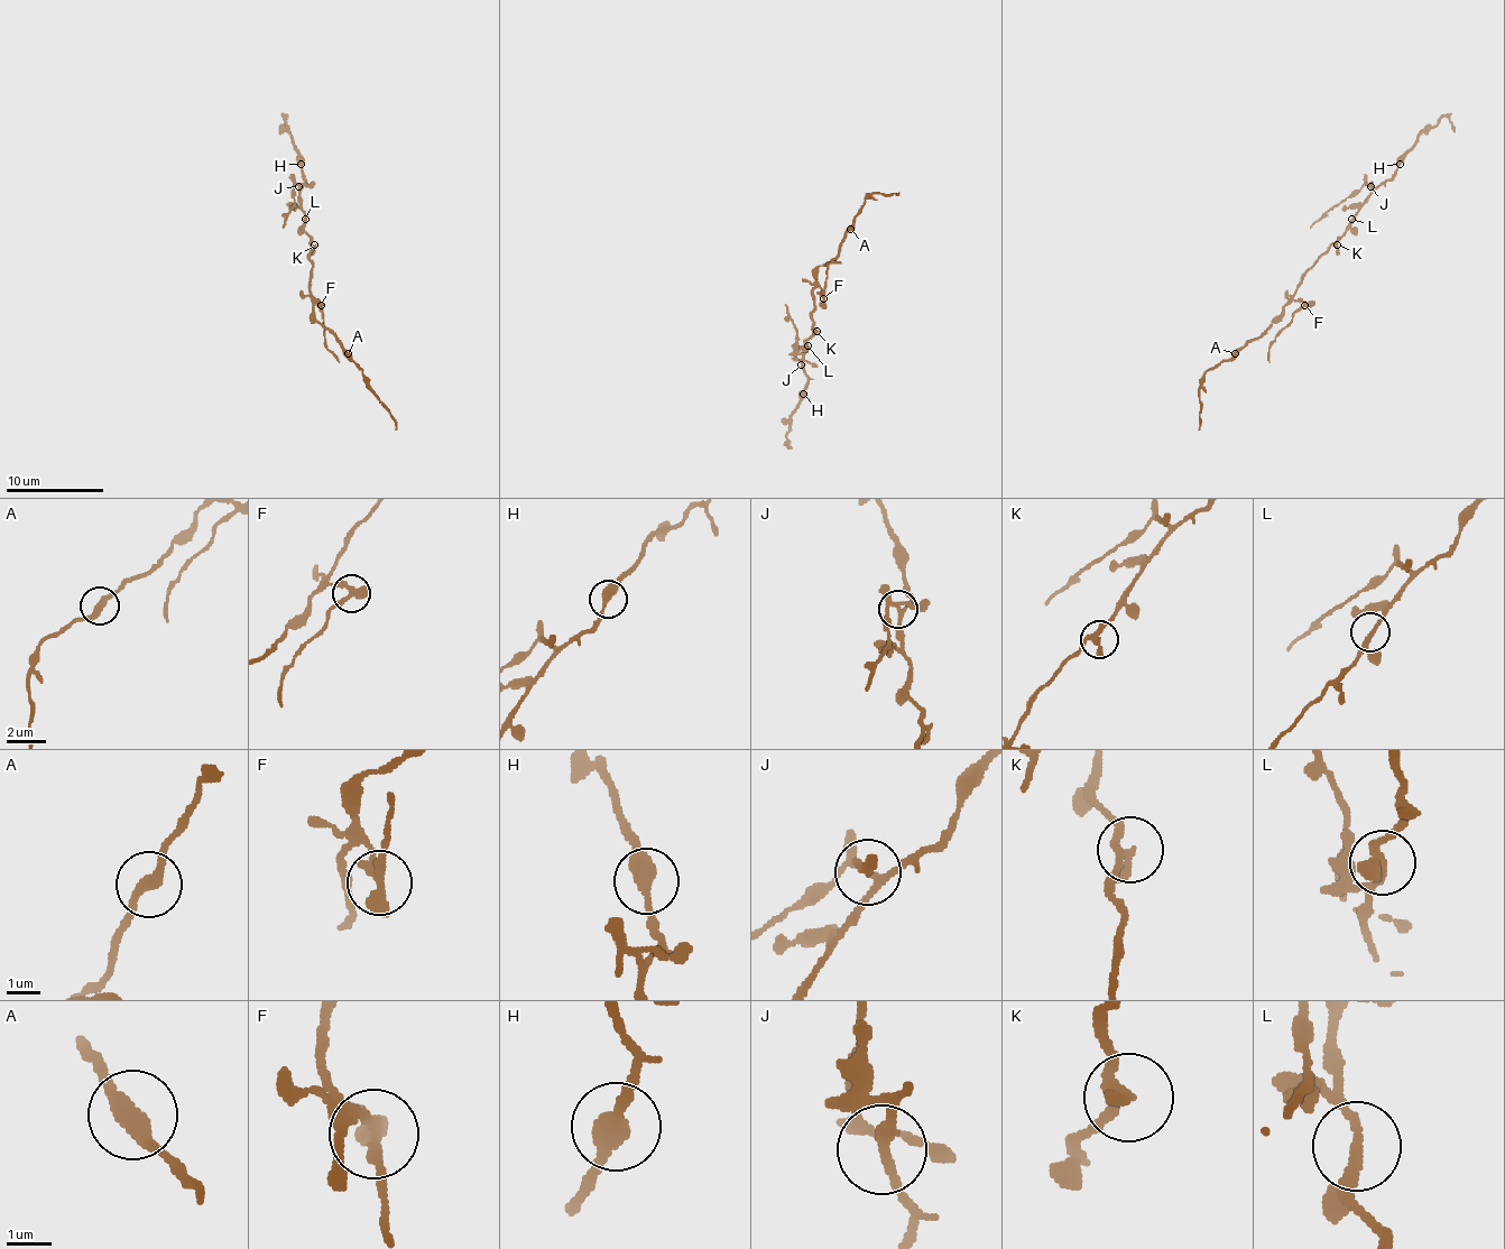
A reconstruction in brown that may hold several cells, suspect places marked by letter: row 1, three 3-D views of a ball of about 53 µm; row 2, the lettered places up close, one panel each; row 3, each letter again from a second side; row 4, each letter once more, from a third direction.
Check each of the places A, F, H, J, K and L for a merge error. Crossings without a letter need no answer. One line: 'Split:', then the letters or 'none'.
Split: F, J

